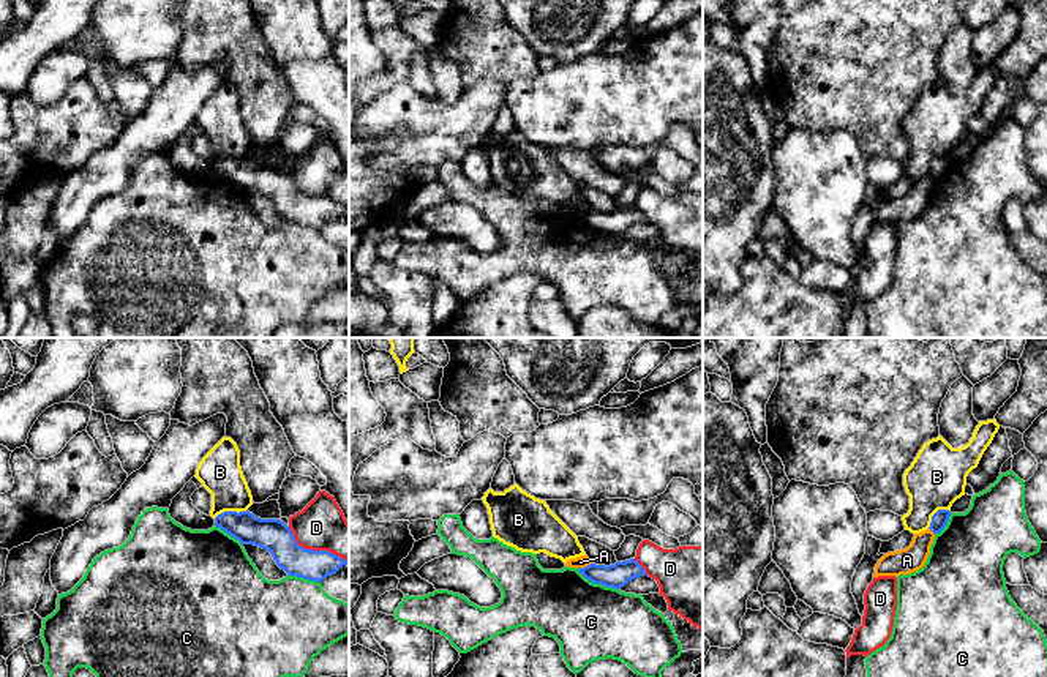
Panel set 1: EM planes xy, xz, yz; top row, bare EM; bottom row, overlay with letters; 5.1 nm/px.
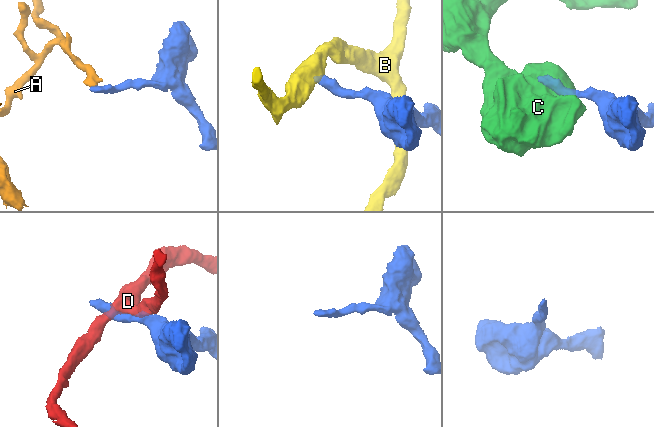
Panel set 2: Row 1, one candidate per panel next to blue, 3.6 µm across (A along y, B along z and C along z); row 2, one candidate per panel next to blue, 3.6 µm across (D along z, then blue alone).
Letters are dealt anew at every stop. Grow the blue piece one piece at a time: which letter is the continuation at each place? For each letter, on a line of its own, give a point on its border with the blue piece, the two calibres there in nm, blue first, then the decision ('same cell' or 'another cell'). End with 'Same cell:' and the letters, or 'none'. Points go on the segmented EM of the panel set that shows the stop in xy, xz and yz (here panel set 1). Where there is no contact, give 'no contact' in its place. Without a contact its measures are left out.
A: contact xz (585, 567); calibres 120 and 60 nm; another cell
B: contact xy (229, 512); calibres 160 and 220 nm; another cell
C: contact xz (597, 583); calibres 120 and 380 nm; another cell
D: contact xy (315, 551); calibres 160 and 260 nm; another cell
Same cell: none

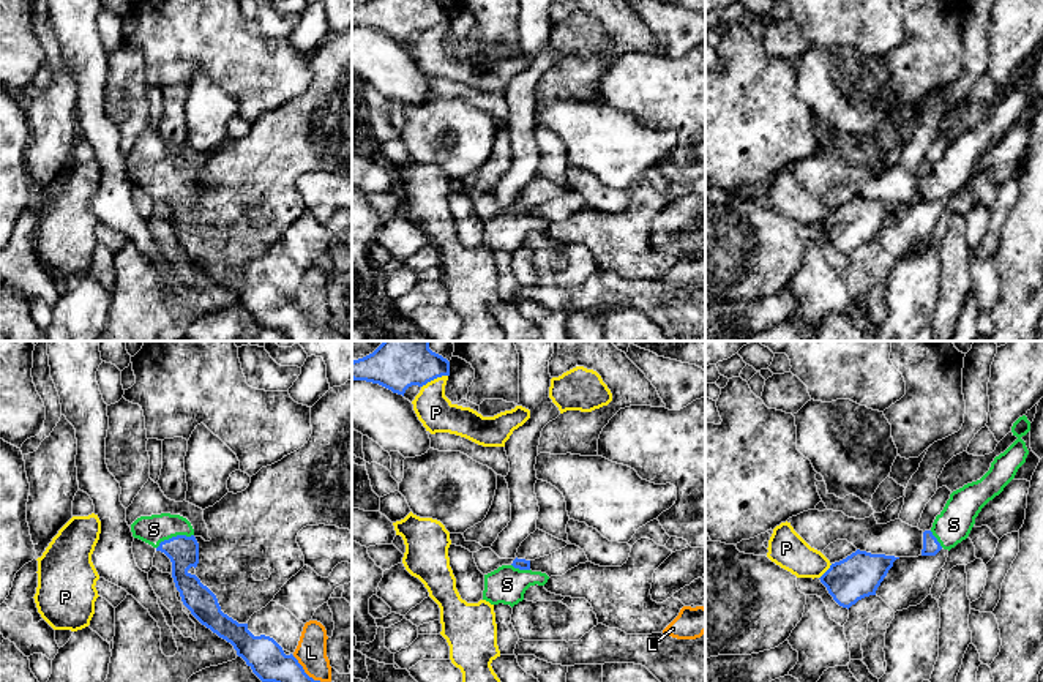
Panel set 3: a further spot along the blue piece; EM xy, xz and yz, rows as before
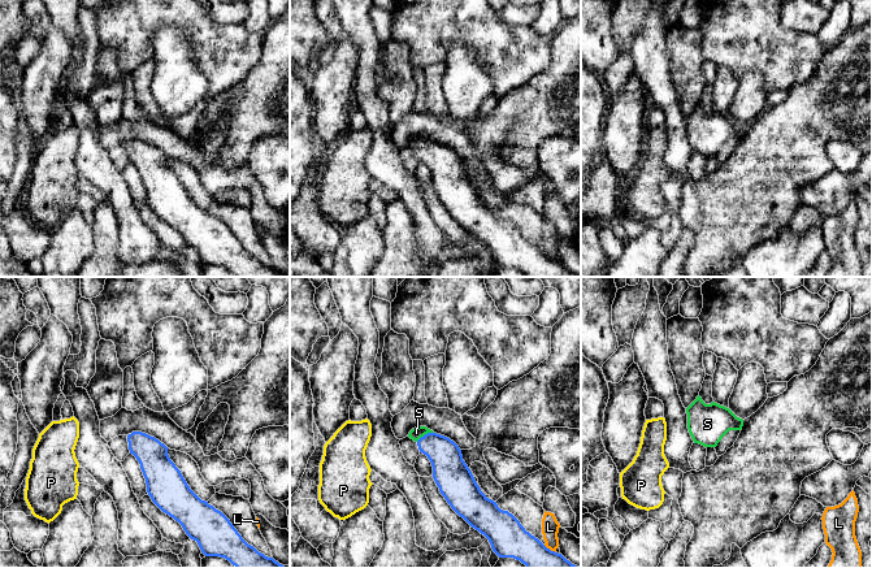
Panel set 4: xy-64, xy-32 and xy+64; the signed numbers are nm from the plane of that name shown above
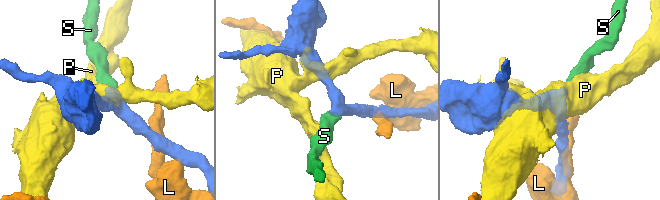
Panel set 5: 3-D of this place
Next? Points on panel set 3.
L: contact xy (303, 671); calibres 190 and 160 nm; another cell
P: contact xz (434, 378); calibres 280 and 180 nm; another cell
S: contact xy (174, 537); calibres 160 and 150 nm; same cell
Same cell: S

